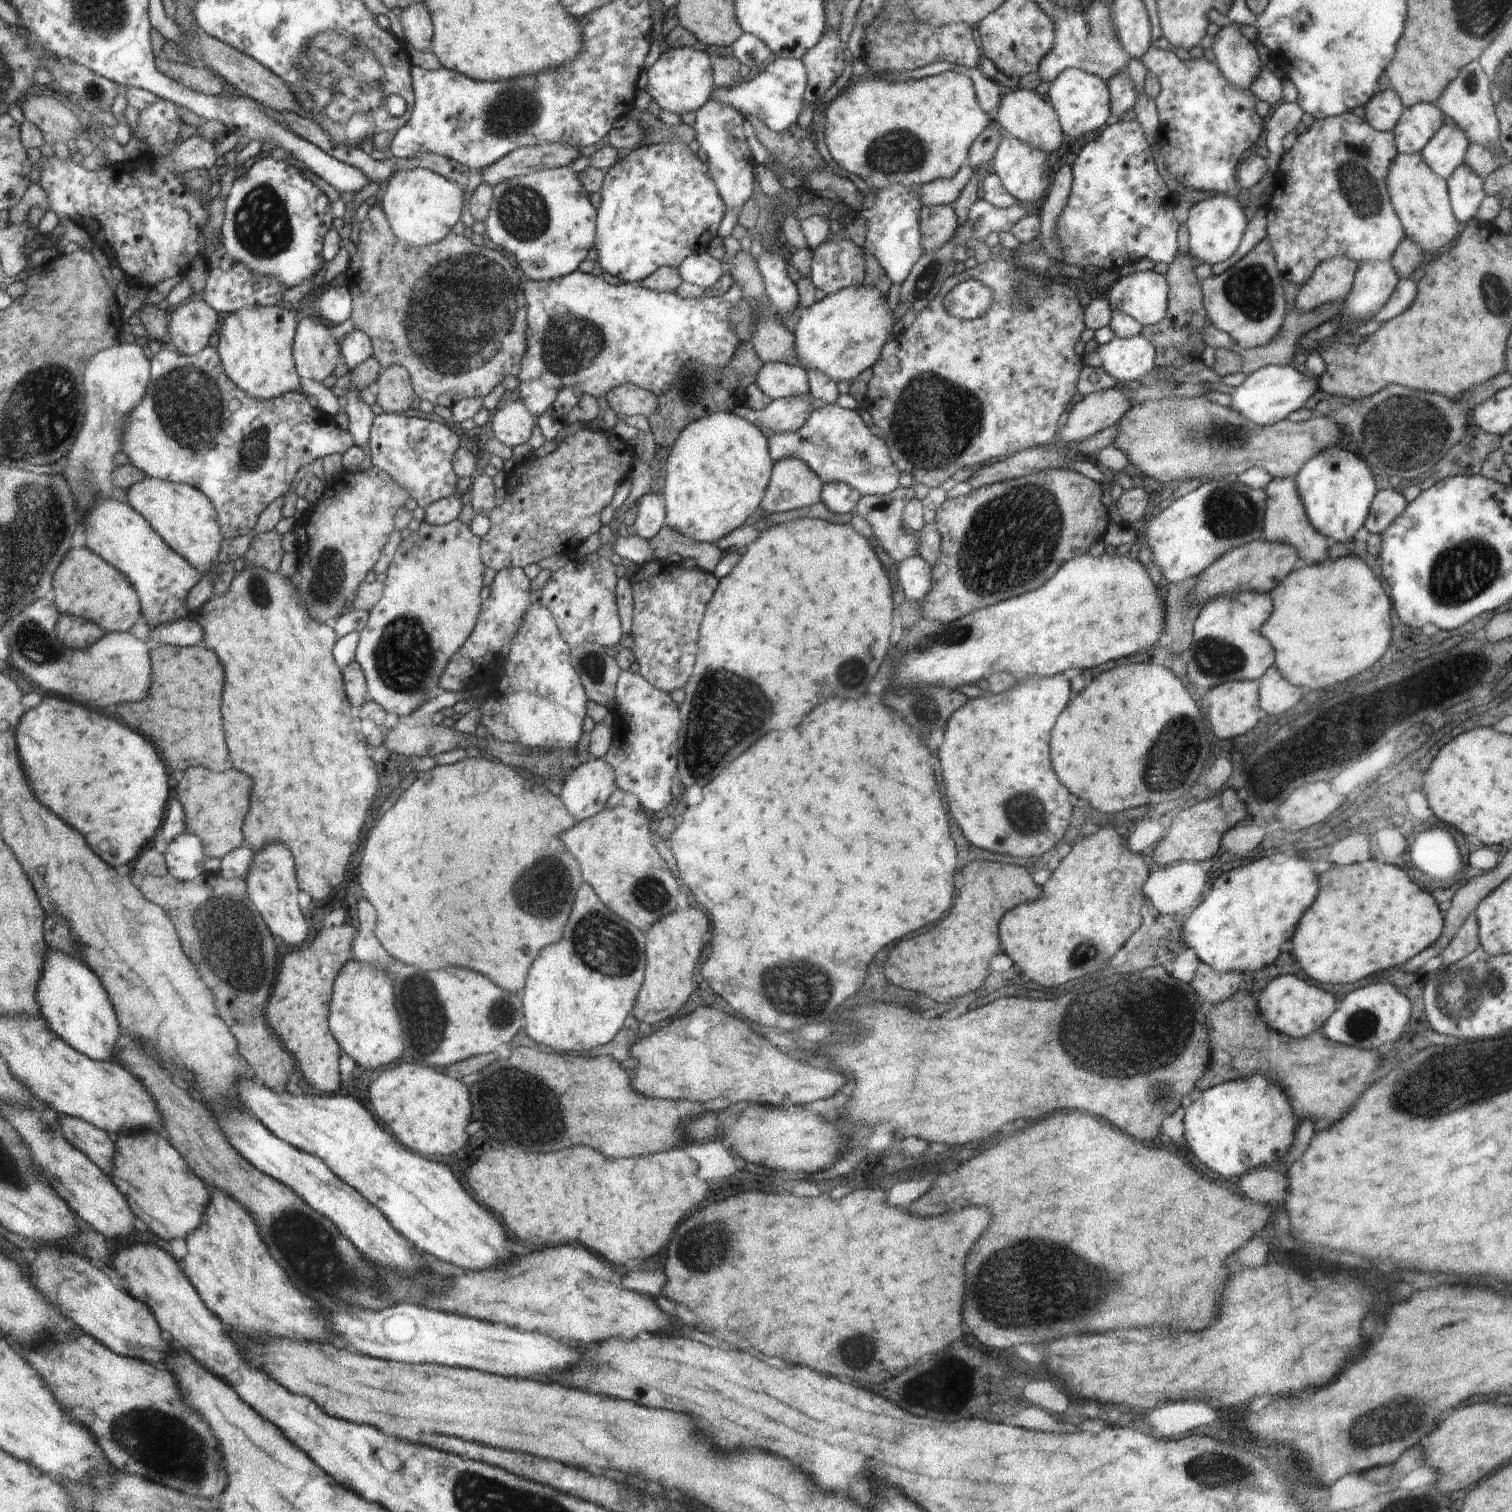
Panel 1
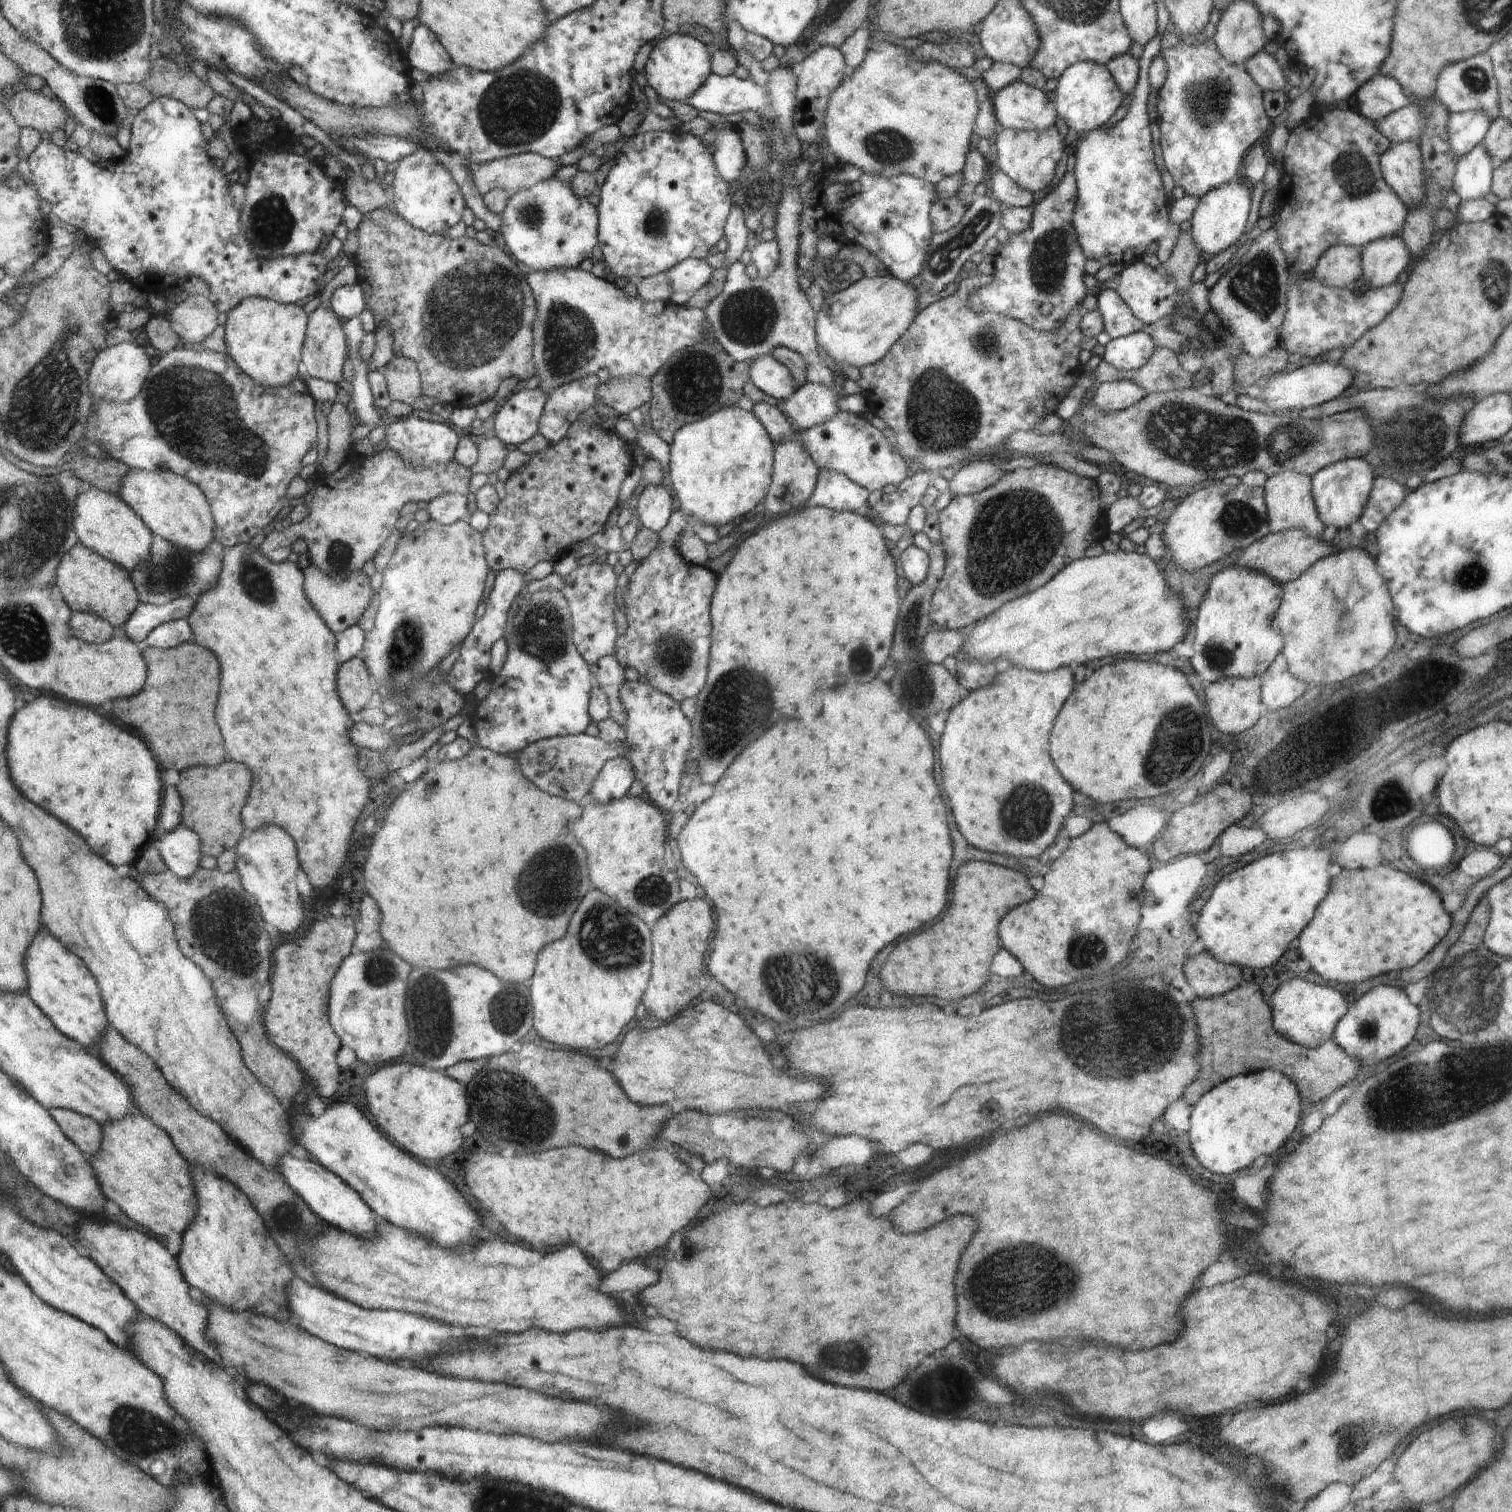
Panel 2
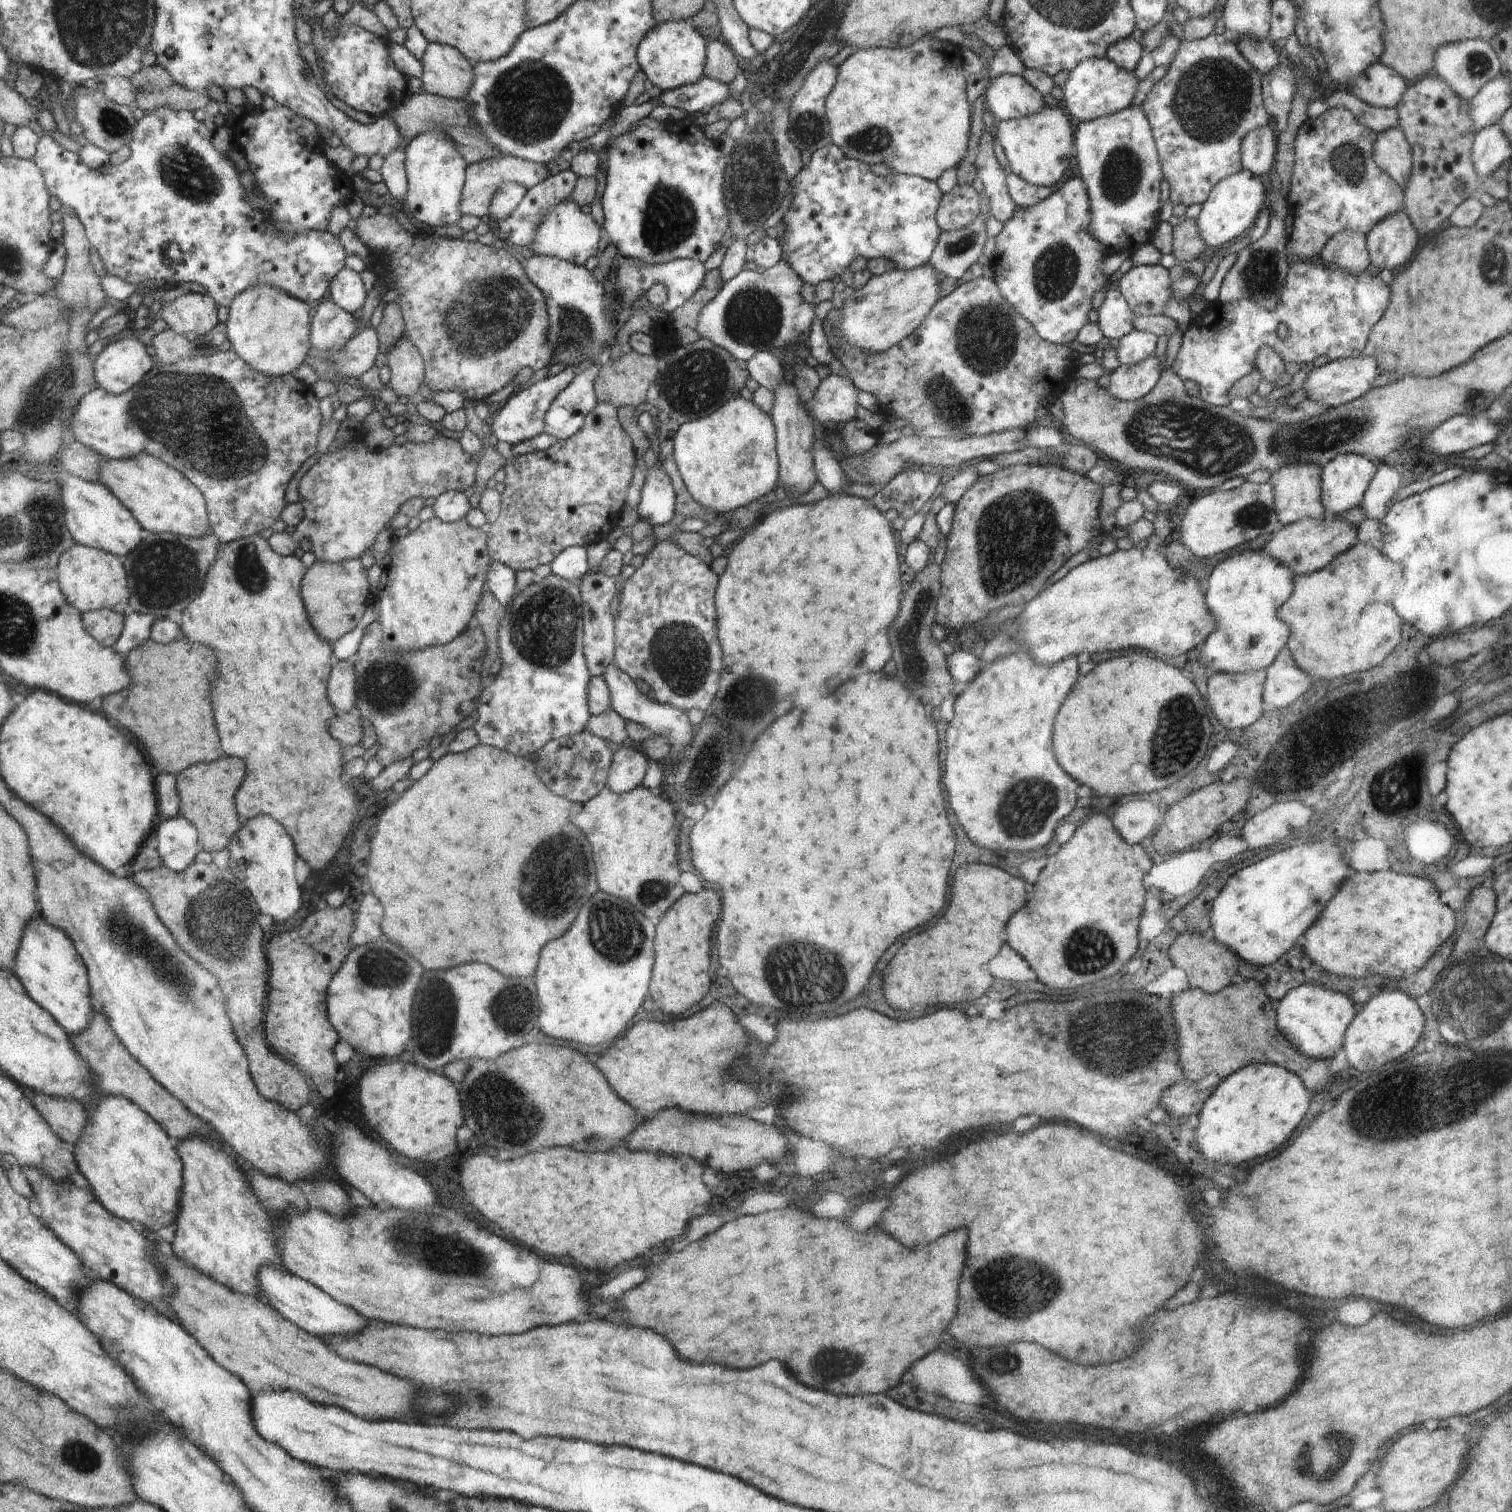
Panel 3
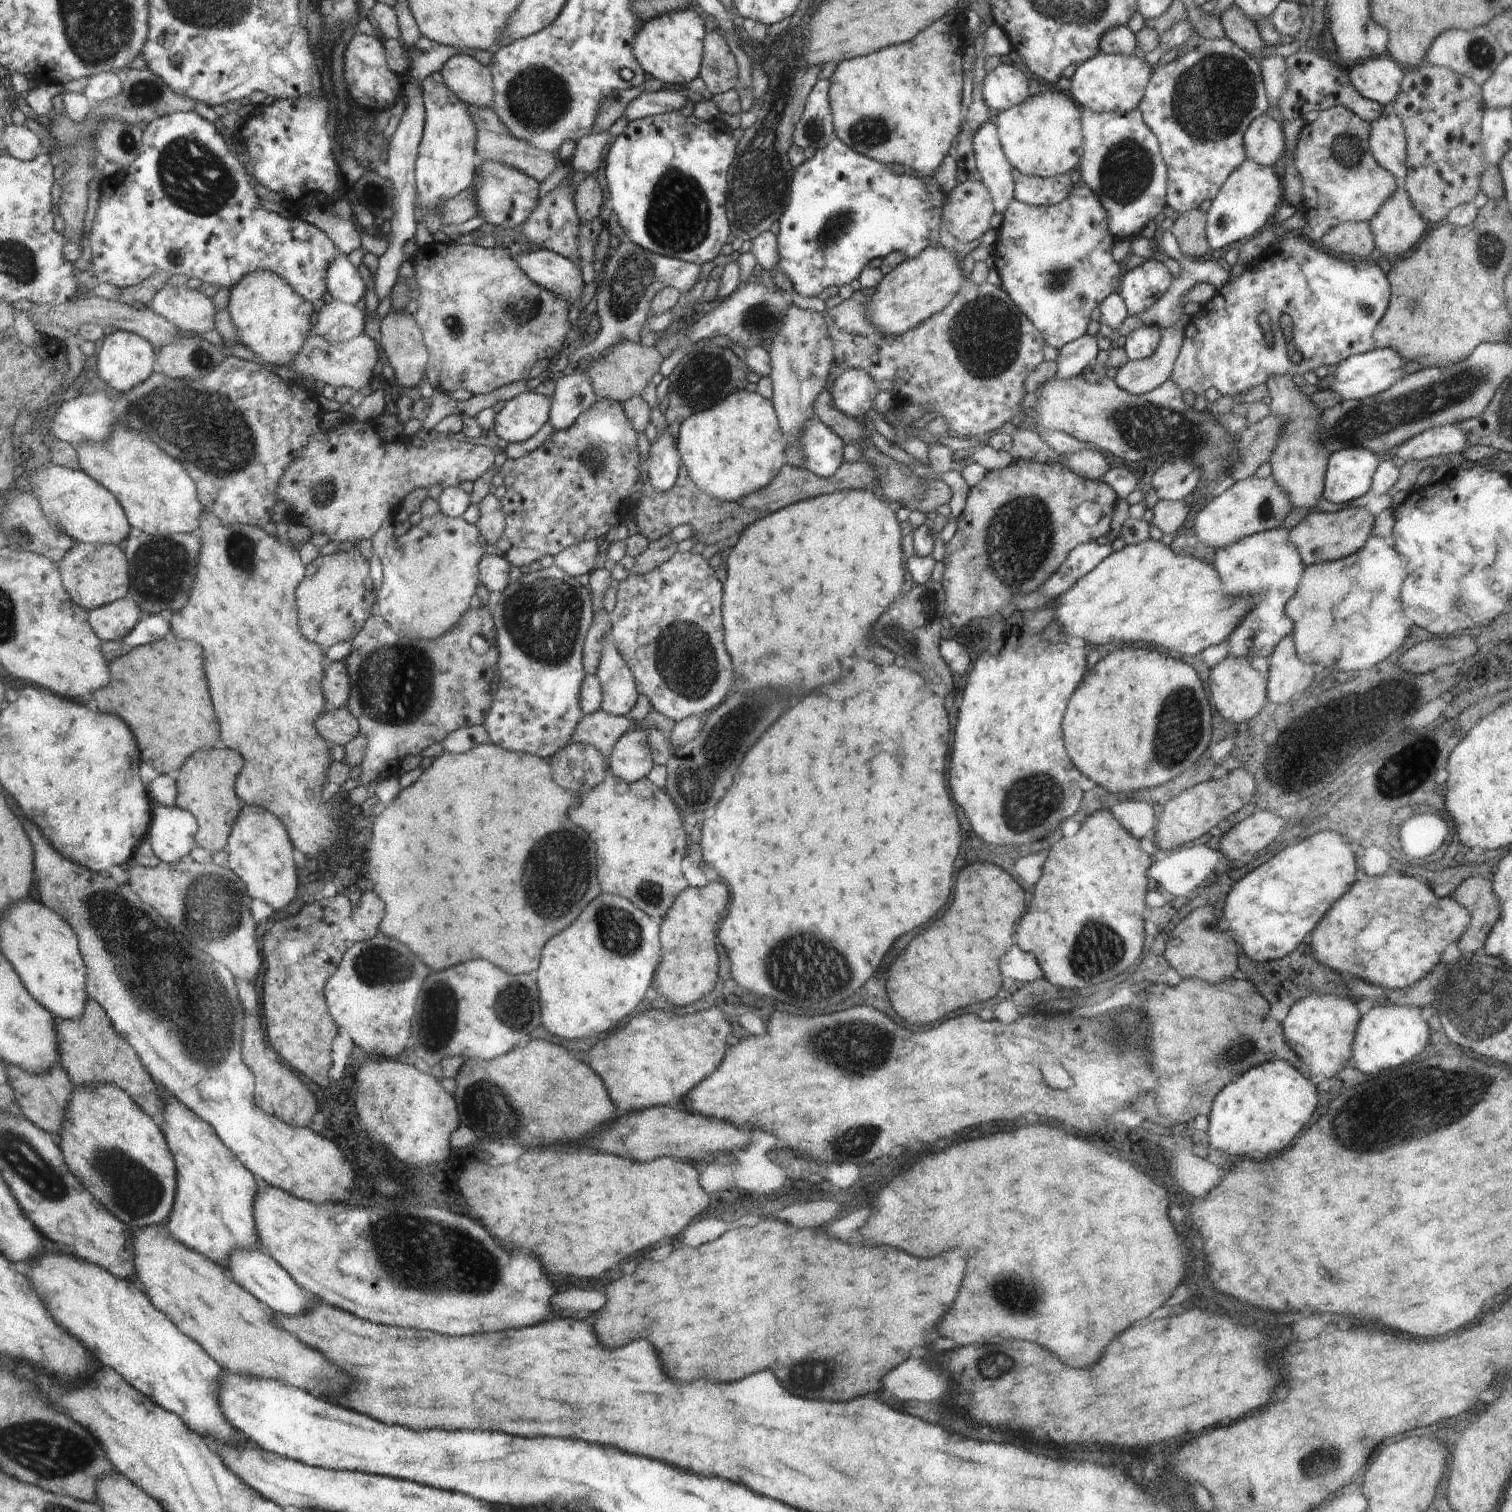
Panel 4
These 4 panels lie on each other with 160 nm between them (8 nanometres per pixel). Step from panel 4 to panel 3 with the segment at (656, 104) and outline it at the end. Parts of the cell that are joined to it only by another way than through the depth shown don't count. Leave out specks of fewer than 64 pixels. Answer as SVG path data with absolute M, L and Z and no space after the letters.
M702 76L694 84L660 92L653 101L658 102L659 106L674 106L691 114L700 111L705 113L730 97L729 85Z

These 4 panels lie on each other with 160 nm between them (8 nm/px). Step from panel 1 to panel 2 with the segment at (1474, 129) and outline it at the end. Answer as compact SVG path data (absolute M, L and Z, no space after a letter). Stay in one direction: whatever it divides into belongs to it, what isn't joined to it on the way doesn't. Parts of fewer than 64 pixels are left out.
M1480 53L1444 66L1437 78L1434 98L1440 100L1451 113L1480 110L1486 112L1490 116L1490 120L1500 116L1499 90L1491 58L1487 53Z

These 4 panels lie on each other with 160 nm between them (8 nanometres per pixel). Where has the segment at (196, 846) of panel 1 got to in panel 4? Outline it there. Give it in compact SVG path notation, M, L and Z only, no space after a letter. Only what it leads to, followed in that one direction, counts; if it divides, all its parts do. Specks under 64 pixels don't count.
M175 804L156 805L148 840L161 861L172 864L186 858L186 854L195 847L194 834L196 818L189 810Z

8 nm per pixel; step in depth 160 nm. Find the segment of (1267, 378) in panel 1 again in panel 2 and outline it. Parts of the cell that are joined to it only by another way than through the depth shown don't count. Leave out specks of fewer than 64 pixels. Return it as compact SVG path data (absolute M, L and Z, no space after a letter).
M1326 360L1316 362L1305 361L1303 366L1294 370L1294 372L1286 372L1286 369L1283 372L1277 372L1274 370L1268 383L1261 387L1261 398L1259 396L1256 397L1256 399L1262 400L1264 404L1272 406L1272 408L1277 411L1294 410L1296 412L1302 412L1303 410L1306 410L1306 408L1320 406L1320 404L1341 397L1342 392L1352 384L1352 380L1354 380L1354 372L1348 370L1348 368L1344 368L1344 366L1338 366L1338 363L1327 362Z

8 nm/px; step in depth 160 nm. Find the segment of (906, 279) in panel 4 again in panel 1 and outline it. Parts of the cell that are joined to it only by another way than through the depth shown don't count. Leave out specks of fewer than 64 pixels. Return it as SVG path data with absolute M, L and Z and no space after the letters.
M854 285L843 288L838 292L827 295L812 306L798 309L799 321L793 332L797 357L800 366L808 369L818 369L830 375L836 382L847 380L853 381L860 372L873 367L881 358L886 342L886 336L892 328L892 312L886 306L886 298L879 288L870 285Z

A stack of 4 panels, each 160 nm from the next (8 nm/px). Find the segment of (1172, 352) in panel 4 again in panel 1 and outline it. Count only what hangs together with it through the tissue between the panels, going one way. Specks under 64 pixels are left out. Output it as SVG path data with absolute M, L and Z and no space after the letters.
M1104 389L1086 395L1068 411L1066 425L1059 429L1055 445L1059 448L1068 443L1081 441L1106 427L1117 425L1133 407L1130 390Z

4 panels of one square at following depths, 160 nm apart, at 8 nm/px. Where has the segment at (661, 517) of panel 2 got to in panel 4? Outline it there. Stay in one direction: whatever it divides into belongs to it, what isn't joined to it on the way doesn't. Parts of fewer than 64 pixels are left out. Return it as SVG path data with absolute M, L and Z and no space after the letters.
M668 426L658 432L657 439L649 448L649 459L647 460L647 475L645 476L652 483L658 492L669 491L677 482L680 466L680 451L678 440L675 439Z

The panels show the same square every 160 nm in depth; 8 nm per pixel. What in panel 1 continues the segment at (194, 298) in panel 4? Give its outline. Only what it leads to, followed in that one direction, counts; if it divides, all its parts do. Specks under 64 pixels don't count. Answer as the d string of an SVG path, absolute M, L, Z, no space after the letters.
M204 298L180 305L170 316L169 333L179 353L193 355L209 346L218 314Z

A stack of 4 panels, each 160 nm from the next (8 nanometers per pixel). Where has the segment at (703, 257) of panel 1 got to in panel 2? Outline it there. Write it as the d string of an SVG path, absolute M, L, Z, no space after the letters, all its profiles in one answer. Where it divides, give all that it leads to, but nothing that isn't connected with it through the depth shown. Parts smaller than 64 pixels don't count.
M691 257L670 268L667 274L670 276L670 284L673 285L673 293L687 292L692 295L710 282L712 272L714 268L708 260Z

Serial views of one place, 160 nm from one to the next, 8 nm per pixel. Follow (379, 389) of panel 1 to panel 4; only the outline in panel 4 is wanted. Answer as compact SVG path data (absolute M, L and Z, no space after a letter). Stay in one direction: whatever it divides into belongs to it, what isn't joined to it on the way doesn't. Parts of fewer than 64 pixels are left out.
M390 311L380 323L379 346L386 352L386 358L395 370L394 378L404 388L414 388L426 370L426 362L429 362L429 354L426 354L426 347L422 342L422 333L414 316L406 312Z

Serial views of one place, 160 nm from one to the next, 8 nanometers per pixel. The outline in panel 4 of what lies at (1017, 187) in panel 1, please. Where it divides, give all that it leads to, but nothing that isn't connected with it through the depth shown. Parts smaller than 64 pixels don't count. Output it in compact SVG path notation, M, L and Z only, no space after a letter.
M1057 90L1040 92L1029 96L1020 104L1000 111L996 116L997 135L1010 163L1010 166L1023 175L1046 178L1070 173L1078 168L1083 153L1083 134L1081 129L1081 116L1083 109L1070 97L1070 94Z

